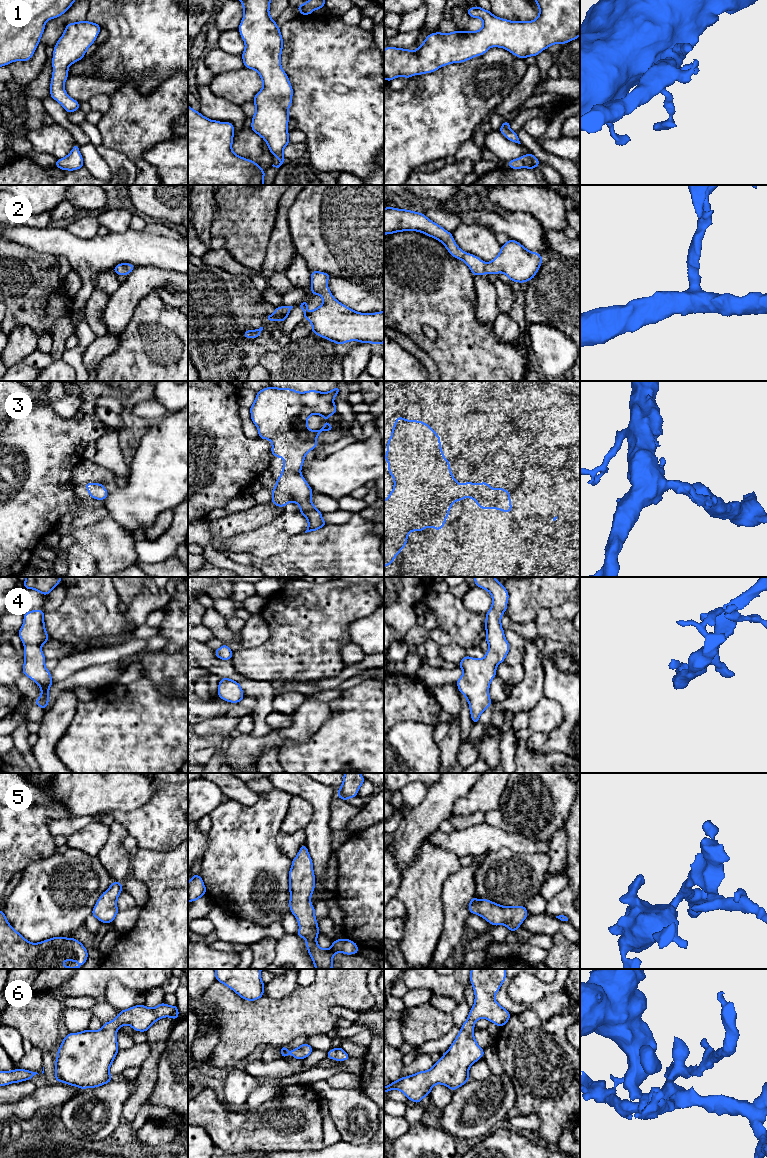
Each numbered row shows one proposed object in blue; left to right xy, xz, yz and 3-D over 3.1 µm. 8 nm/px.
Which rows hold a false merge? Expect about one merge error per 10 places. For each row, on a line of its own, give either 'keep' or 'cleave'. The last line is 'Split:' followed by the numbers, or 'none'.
1: keep
2: keep
3: keep
4: keep
5: keep
6: keep
Split: none

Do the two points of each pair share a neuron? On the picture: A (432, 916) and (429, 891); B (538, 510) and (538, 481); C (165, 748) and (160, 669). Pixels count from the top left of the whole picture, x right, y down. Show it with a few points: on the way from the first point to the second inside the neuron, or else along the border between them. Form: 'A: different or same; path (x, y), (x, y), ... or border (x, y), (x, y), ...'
A: same; path (429, 910), (429, 897)
B: same; path (538, 503), (538, 488)
C: different; border (145, 678), (160, 693), (177, 699)

